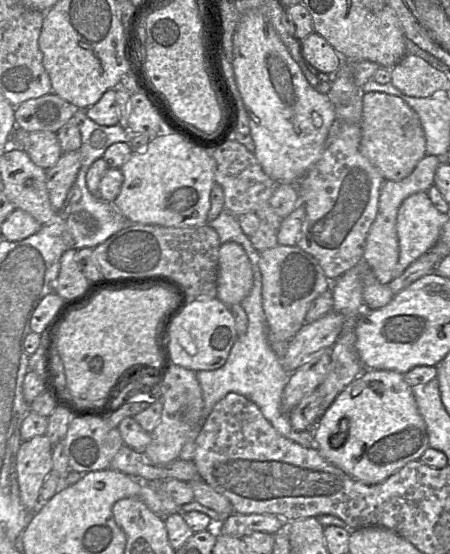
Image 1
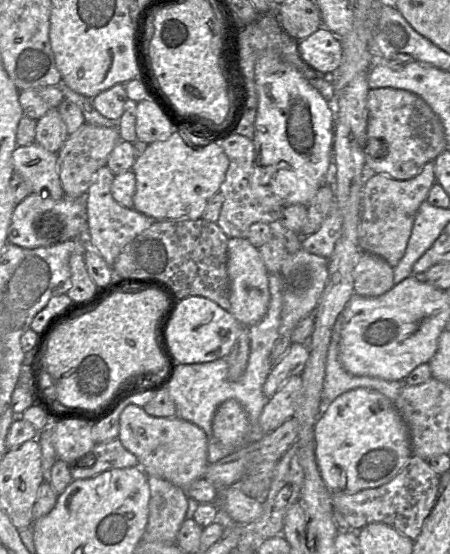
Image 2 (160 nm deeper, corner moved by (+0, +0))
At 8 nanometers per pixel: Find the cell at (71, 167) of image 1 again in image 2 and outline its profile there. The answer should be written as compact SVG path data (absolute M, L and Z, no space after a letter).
M84 122L74 133L68 135L57 152L57 168L64 196L70 199L84 198L84 193L94 182L97 171L101 167L107 166L109 154L120 141L122 140L120 139L118 122L117 127L104 127Z

